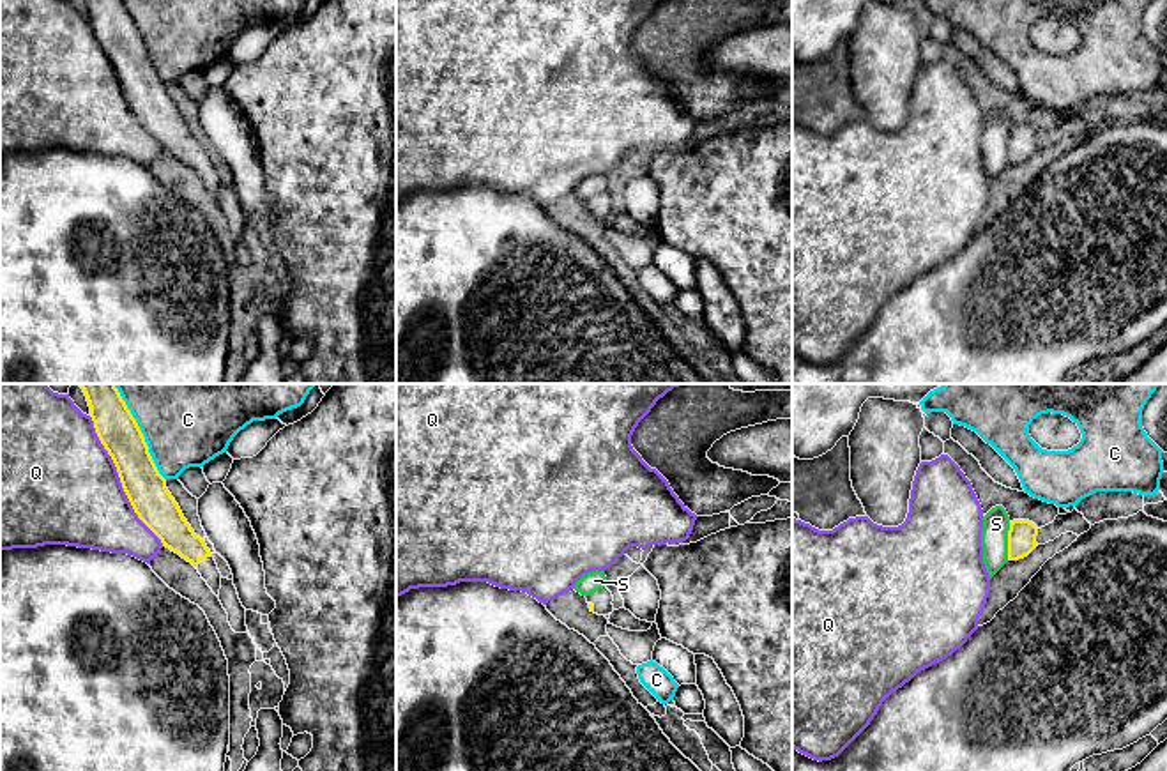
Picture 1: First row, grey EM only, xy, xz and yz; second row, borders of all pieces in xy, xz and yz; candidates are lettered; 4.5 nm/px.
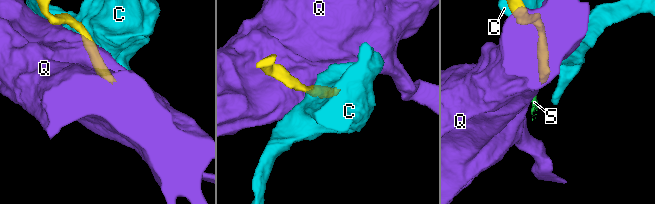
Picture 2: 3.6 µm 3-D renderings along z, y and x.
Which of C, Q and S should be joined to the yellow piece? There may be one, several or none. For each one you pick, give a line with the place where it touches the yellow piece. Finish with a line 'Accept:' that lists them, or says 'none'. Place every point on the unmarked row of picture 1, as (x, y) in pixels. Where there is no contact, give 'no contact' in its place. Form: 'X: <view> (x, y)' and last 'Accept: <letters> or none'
Accept: none

